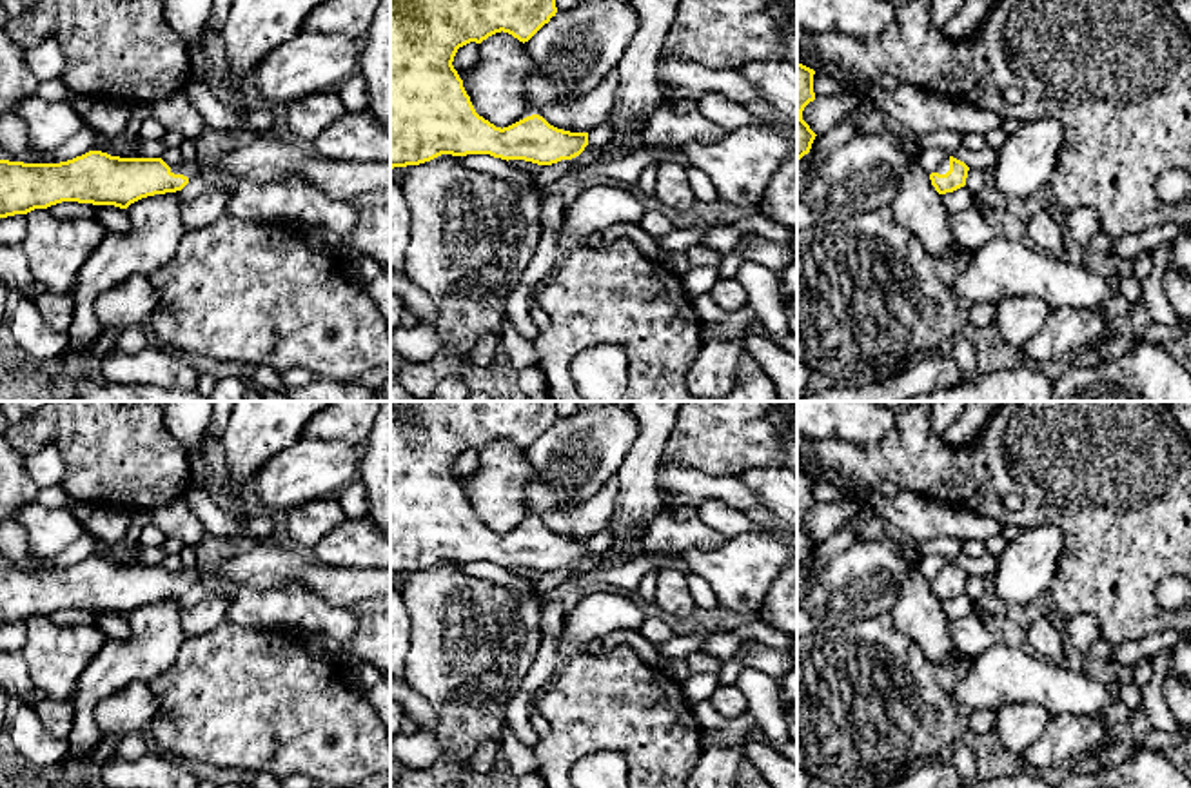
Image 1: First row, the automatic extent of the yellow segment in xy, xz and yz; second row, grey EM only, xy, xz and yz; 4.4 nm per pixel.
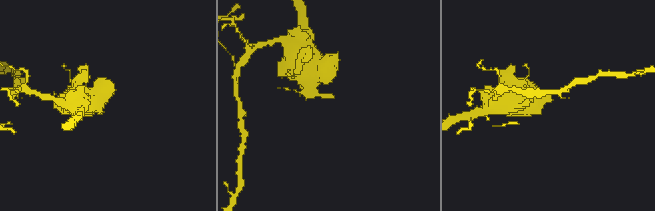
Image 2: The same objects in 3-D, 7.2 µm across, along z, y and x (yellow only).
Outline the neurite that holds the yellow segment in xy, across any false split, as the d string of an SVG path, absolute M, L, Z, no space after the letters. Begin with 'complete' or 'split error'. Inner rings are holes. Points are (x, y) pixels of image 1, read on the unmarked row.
split error; M258 543L252 550L218 563L211 577L192 568L169 574L162 565L120 565L102 557L60 570L0 566L0 625L62 608L127 616L142 605L182 597L198 581L254 590L296 583L329 606L343 610L358 601L390 596L390 566L329 566L310 554Z

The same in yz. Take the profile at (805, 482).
complete; M797 470L797 568L810 559L812 550L817 543L802 527L804 514L815 507L813 481L813 476Z

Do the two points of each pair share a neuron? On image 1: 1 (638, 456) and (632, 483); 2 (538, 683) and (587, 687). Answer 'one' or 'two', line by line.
1: one
2: two

